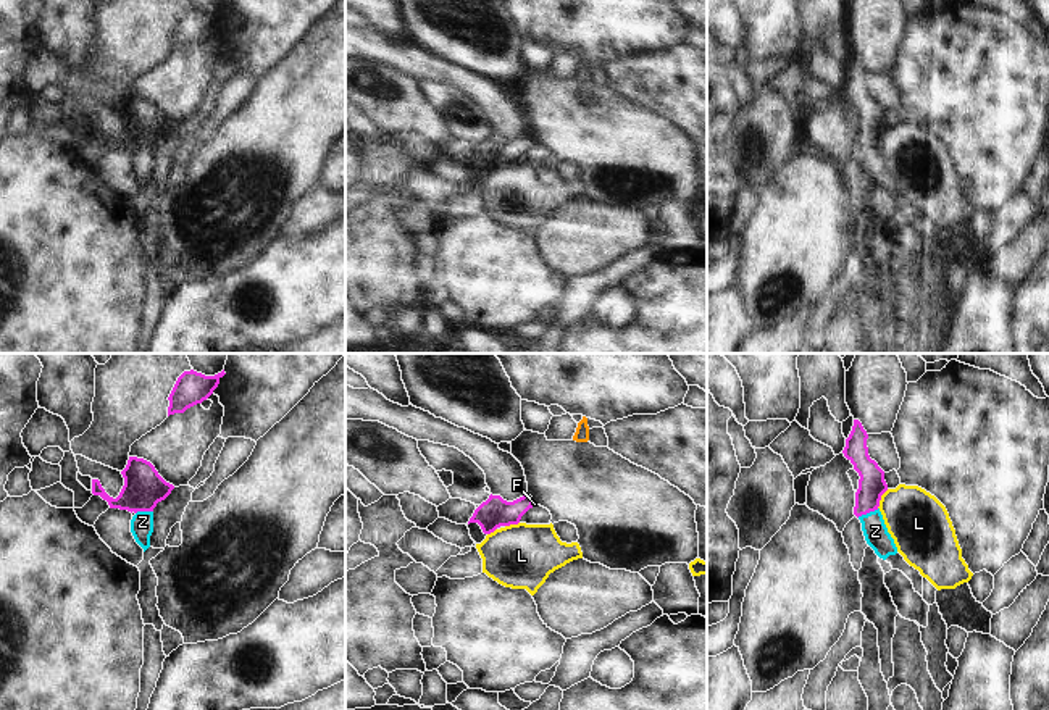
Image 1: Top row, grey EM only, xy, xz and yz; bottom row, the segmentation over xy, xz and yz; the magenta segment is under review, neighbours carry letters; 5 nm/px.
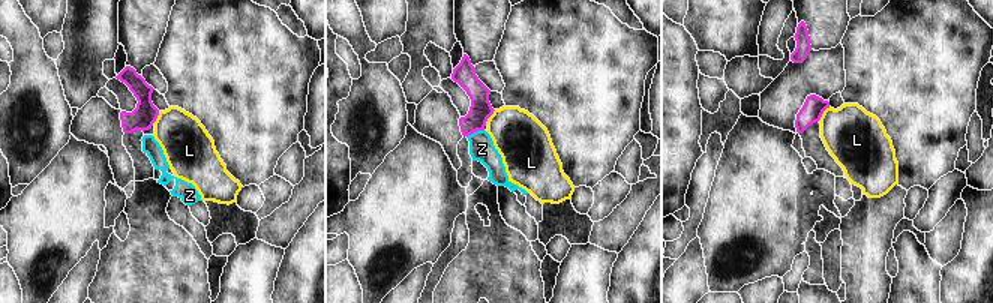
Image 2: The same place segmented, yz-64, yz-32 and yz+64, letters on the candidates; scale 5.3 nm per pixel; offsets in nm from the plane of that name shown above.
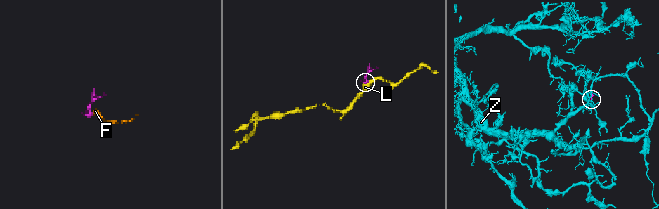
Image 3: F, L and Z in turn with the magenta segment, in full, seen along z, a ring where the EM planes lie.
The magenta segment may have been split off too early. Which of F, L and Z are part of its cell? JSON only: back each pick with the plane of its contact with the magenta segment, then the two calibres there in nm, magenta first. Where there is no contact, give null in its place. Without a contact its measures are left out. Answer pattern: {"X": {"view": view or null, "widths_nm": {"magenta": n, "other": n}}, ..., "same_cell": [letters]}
{"F": {"view": "xz", "widths_nm": {"magenta": 150, "other": 20}}, "Z": {"view": "yz", "widths_nm": {"magenta": 140, "other": 120}}, "same_cell": ["F", "Z"]}

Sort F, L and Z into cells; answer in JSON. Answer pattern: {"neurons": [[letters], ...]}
{"neurons": [["F", "Z"], ["L"]]}

